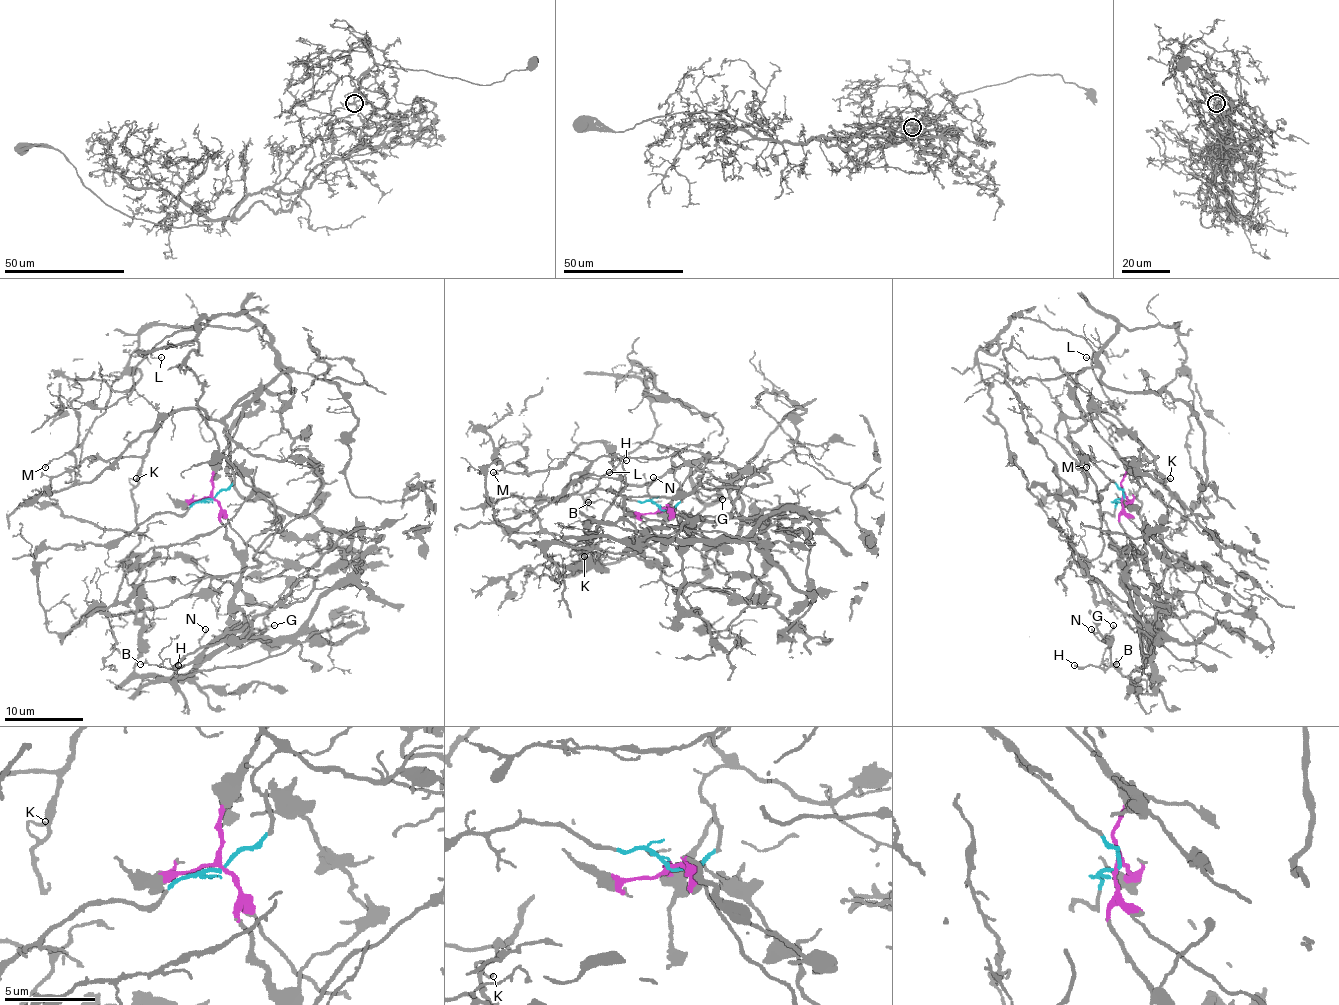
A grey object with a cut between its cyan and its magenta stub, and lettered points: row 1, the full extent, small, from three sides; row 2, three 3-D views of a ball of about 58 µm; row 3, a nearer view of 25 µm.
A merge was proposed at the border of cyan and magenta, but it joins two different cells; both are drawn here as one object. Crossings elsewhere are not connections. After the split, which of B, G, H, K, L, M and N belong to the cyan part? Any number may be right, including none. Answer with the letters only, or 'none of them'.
K, L, M

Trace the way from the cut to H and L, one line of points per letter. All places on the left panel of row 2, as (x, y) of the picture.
H: (212, 497), (241, 562), (233, 605), (243, 615), (245, 631), (182, 664), (170, 680), (178, 664)
L: (212, 497), (237, 448), (322, 479), (255, 560), (279, 521), (198, 404), (186, 365), (208, 322), (161, 357)

